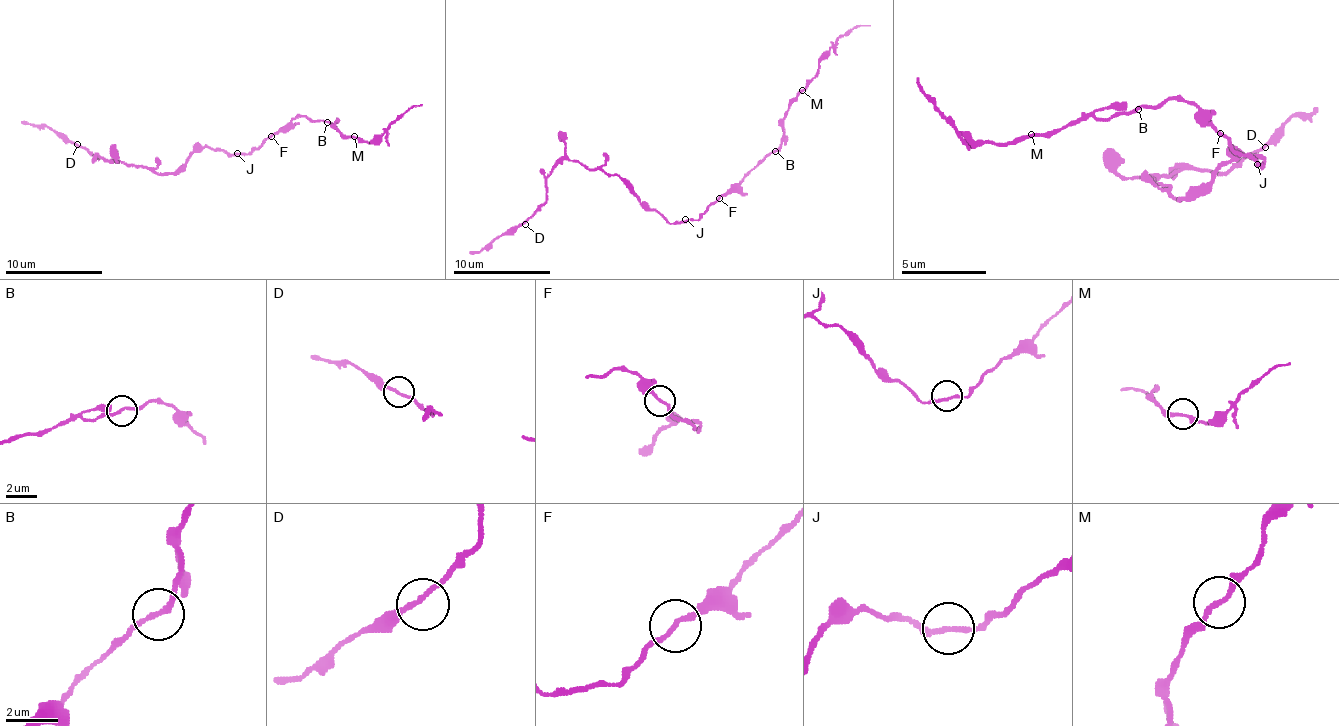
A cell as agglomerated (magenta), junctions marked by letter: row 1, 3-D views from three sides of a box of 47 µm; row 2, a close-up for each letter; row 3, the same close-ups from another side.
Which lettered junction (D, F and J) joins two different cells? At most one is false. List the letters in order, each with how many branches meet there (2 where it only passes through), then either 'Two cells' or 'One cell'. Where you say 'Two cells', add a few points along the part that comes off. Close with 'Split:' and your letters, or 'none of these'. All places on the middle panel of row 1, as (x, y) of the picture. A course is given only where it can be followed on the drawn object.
D: Branches: 2. One cell
F: Branches: 2. Two cells. Course of the part to remove: (719, 197), (773, 151), (783, 136), (783, 117), (790, 102), (817, 73), (821, 56), (853, 27), (870, 25)
J: Branches: 2. One cell
Split: F

